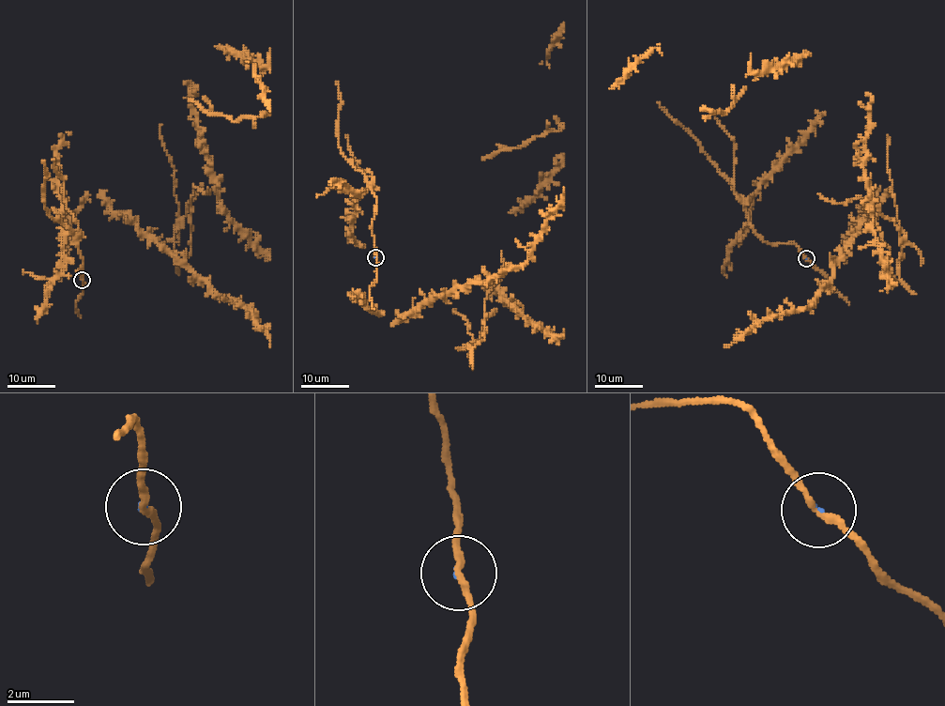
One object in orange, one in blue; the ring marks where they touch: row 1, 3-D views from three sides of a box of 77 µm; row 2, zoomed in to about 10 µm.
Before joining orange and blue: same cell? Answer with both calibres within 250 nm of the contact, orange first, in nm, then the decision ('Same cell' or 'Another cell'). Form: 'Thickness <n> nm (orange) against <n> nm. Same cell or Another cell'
Thickness 200 nm (orange) against 60 nm. Another cell

